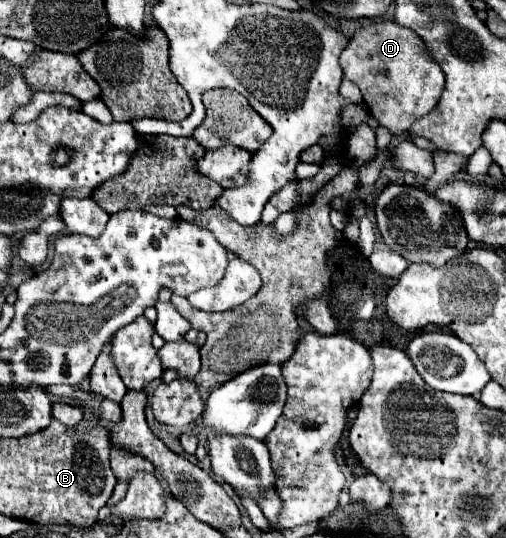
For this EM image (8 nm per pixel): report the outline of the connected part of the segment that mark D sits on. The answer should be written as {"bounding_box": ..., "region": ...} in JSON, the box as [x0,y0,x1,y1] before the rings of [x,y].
{"bounding_box":[340,19,444,135],"region":[[[390,19],[360,27],[342,51],[340,65],[344,77],[360,87],[366,109],[394,135],[408,131],[418,117],[430,113],[444,91],[442,67],[430,57],[426,43],[412,29]]]}

